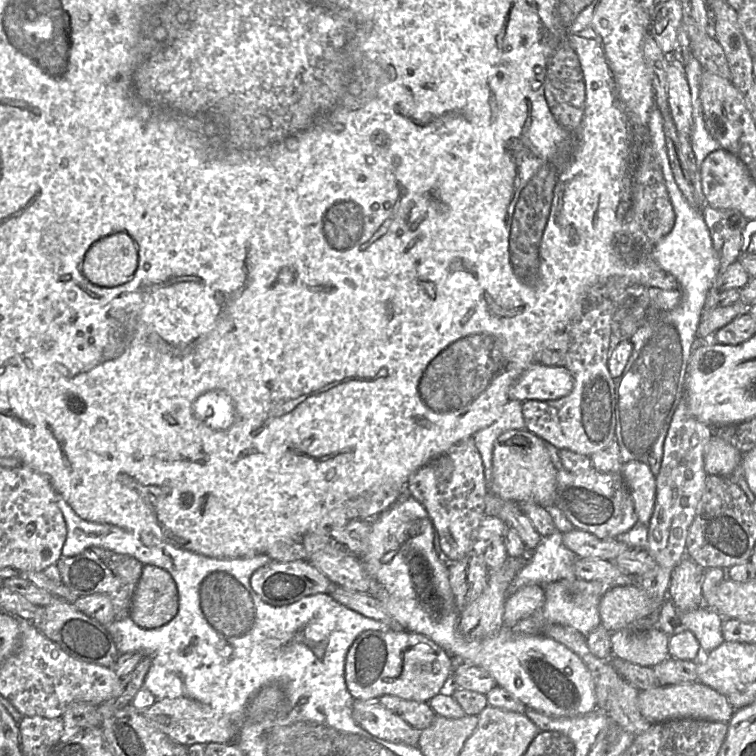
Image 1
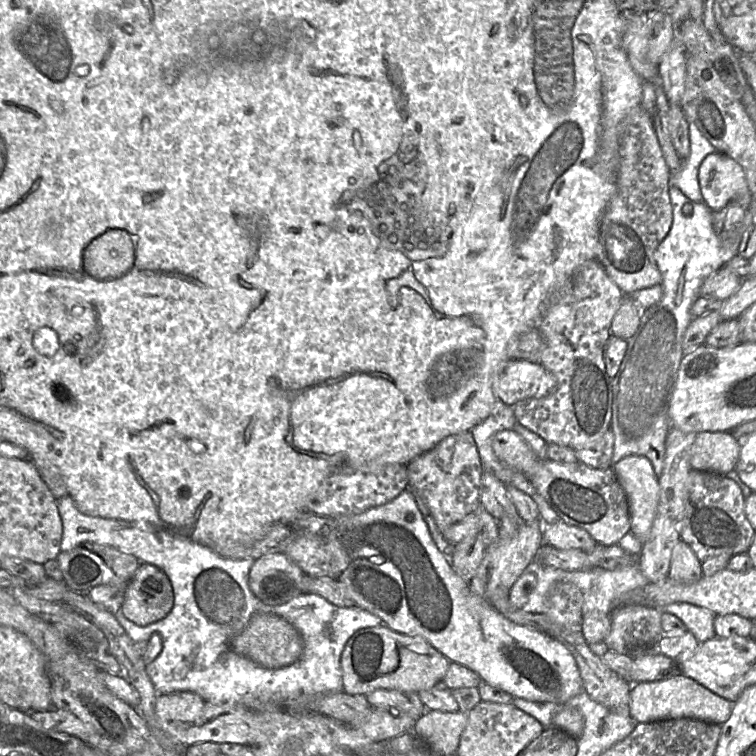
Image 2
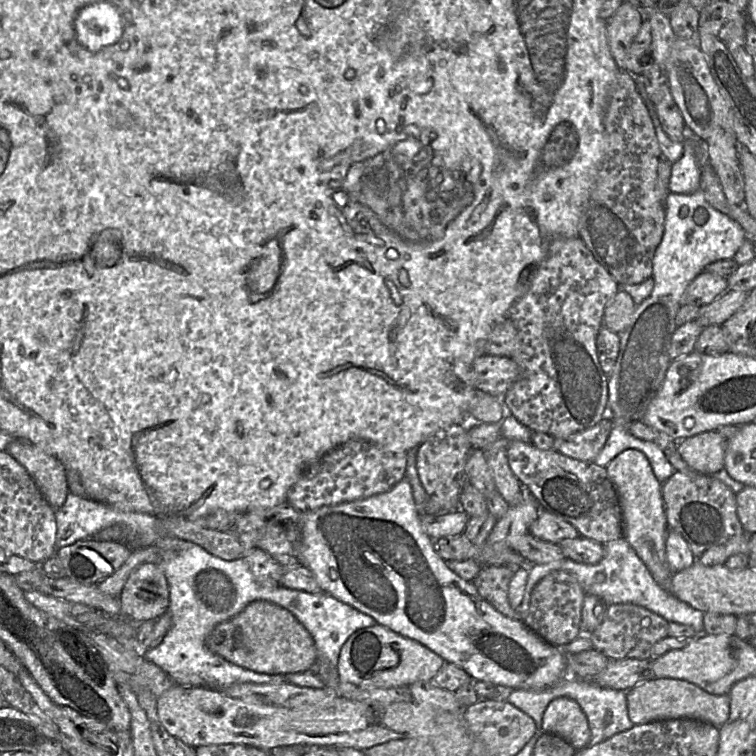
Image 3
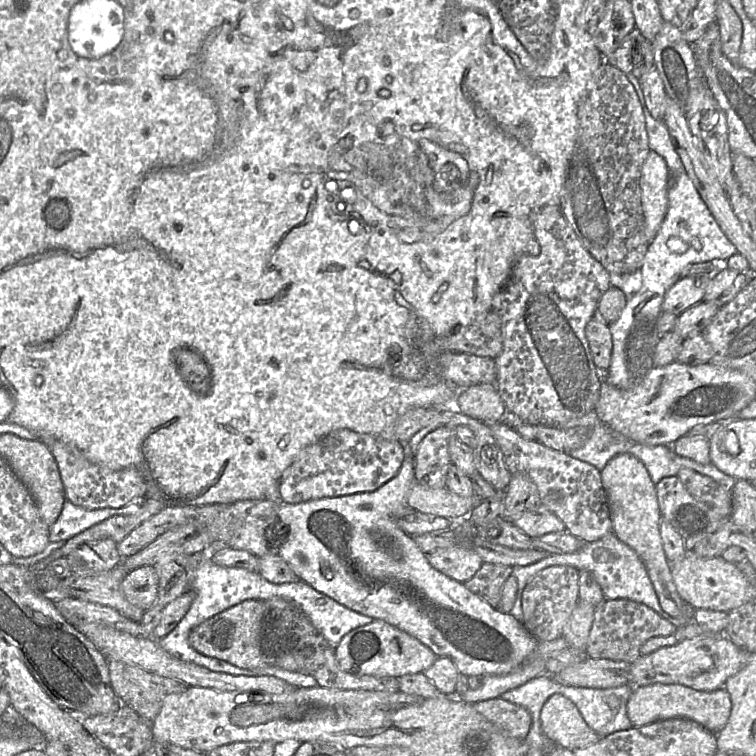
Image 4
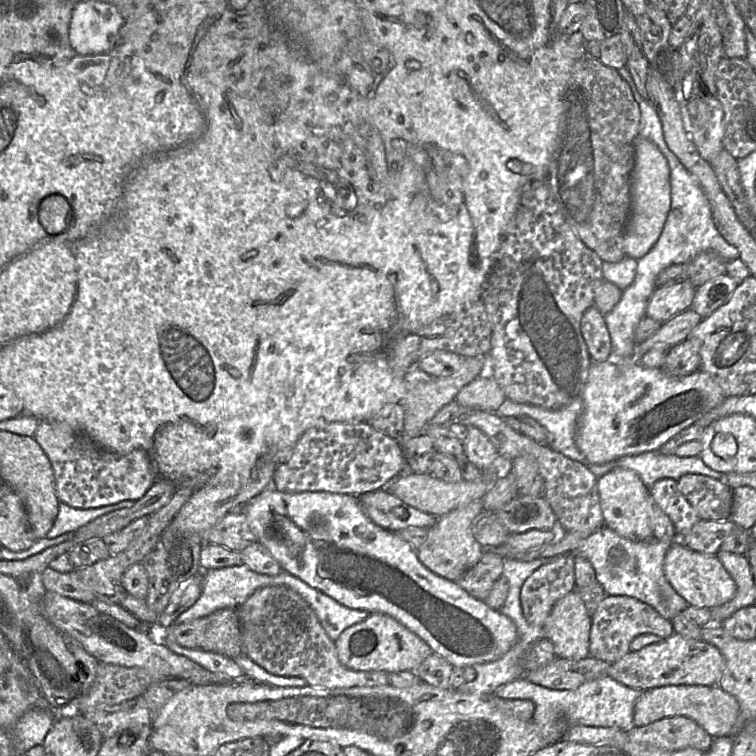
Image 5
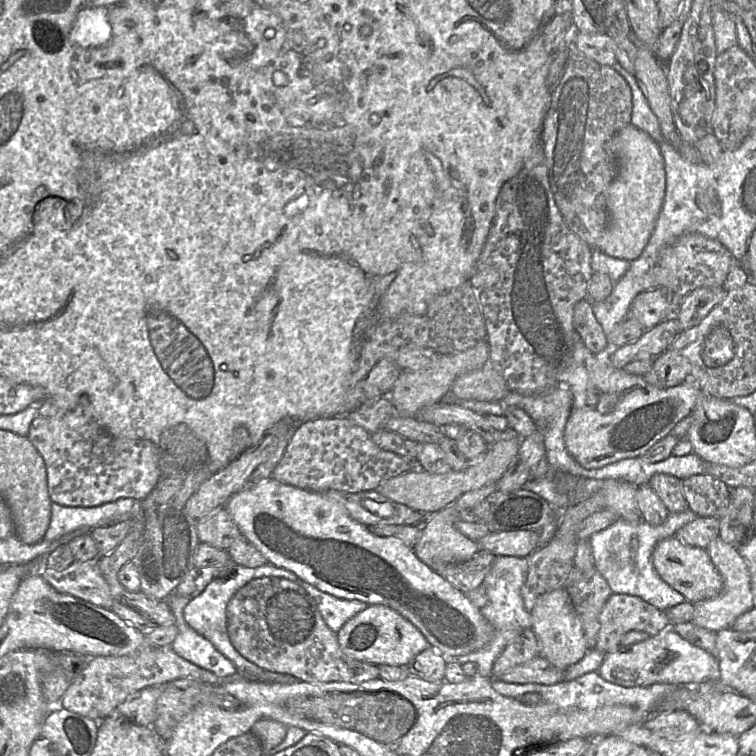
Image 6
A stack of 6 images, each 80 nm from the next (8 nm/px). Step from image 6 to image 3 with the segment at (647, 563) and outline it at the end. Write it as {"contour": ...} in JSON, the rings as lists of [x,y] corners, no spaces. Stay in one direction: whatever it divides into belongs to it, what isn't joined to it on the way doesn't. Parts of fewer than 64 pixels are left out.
{"contour":[[[623,537],[604,543],[603,547],[603,557],[596,564],[579,563],[569,558],[552,562],[556,562],[556,565],[559,565],[561,568],[559,571],[565,571],[573,575],[579,582],[584,594],[598,596],[607,606],[613,604],[642,606],[663,617],[668,622],[688,625],[698,635],[704,634],[704,613],[678,600],[667,590],[659,586],[635,550]]]}

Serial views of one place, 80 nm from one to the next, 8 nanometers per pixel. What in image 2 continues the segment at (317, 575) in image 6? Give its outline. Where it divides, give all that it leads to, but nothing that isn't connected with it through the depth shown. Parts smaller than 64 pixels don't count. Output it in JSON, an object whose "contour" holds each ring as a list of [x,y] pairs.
{"contour":[[[405,489],[392,501],[381,506],[372,507],[360,514],[331,518],[325,537],[325,549],[330,555],[330,561],[332,560],[339,567],[339,576],[336,578],[338,585],[356,607],[378,616],[385,626],[398,633],[424,638],[450,662],[461,664],[476,672],[483,682],[499,687],[513,697],[560,705],[564,705],[583,691],[583,682],[577,664],[571,653],[559,641],[541,631],[508,620],[496,611],[488,600],[473,593],[469,583],[454,571],[446,554],[435,545],[428,524],[417,507],[411,490]]]}

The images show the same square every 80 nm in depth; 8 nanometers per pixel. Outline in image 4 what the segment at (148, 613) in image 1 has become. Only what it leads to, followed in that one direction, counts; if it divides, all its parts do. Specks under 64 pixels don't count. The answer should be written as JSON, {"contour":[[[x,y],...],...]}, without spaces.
{"contour":[[[144,565],[126,574],[121,589],[126,599],[146,611],[158,595],[159,576],[152,565]]]}

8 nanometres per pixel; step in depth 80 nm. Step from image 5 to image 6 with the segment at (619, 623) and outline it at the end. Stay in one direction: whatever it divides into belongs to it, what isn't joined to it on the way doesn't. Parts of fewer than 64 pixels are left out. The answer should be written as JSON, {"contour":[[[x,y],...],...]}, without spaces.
{"contour":[[[614,593],[604,605],[599,616],[599,623],[600,629],[594,648],[604,654],[619,651],[622,648],[621,638],[629,631],[641,631],[653,636],[670,628],[670,622],[664,611],[657,609],[640,597]]]}

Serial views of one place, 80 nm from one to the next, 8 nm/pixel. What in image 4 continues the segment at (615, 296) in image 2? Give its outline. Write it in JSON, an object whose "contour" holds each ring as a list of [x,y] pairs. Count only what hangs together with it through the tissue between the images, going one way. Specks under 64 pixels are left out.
{"contour":[[[546,205],[532,215],[536,240],[540,245],[537,256],[522,255],[493,301],[492,310],[502,321],[501,353],[494,358],[496,387],[507,412],[531,426],[567,428],[570,421],[594,411],[606,379],[595,365],[586,338],[587,323],[597,315],[602,295],[611,286],[609,272],[585,249],[566,220],[561,207]]]}

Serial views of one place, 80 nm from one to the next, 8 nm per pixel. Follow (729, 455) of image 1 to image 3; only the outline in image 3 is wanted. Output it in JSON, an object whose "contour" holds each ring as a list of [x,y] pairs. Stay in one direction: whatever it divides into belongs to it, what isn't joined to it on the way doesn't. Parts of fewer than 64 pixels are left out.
{"contour":[[[709,431],[680,440],[676,448],[691,469],[713,475],[724,469],[727,442],[719,432]]]}

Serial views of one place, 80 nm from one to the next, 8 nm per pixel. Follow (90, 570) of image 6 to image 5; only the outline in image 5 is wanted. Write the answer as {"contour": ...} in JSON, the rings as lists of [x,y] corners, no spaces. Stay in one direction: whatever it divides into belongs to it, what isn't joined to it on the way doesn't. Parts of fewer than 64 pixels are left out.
{"contour":[[[47,567],[42,573],[42,582],[46,591],[55,592],[67,598],[84,603],[92,603],[96,600],[94,592],[81,580],[78,571],[81,568],[74,568],[73,571],[61,573]]]}

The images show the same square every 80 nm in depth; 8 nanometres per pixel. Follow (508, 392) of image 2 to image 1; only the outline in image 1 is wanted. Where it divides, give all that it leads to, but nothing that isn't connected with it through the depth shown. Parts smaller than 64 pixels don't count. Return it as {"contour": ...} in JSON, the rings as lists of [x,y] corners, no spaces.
{"contour":[[[532,364],[509,389],[511,400],[554,400],[568,395],[574,385],[564,367]]]}

